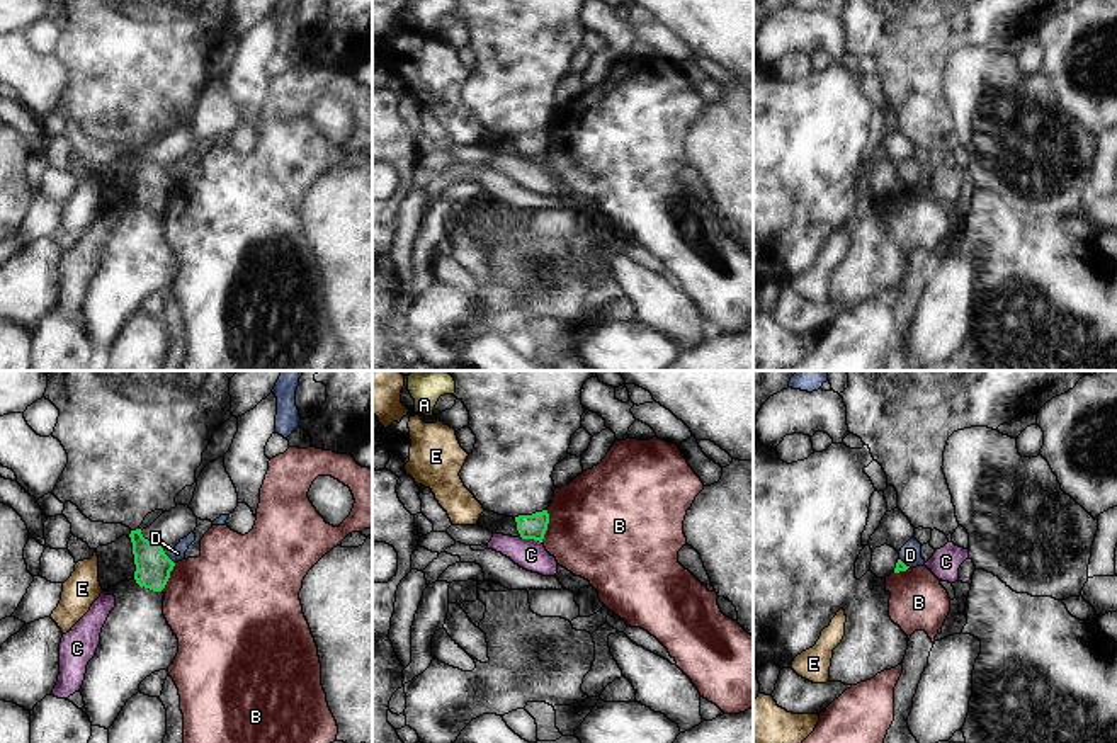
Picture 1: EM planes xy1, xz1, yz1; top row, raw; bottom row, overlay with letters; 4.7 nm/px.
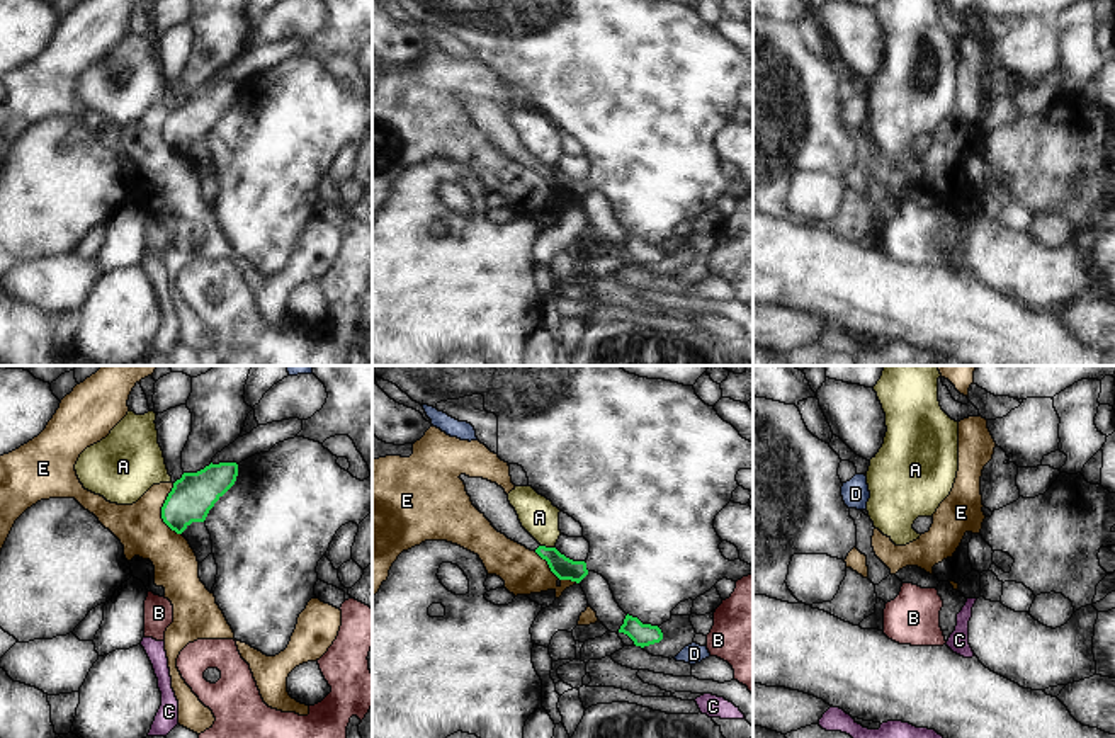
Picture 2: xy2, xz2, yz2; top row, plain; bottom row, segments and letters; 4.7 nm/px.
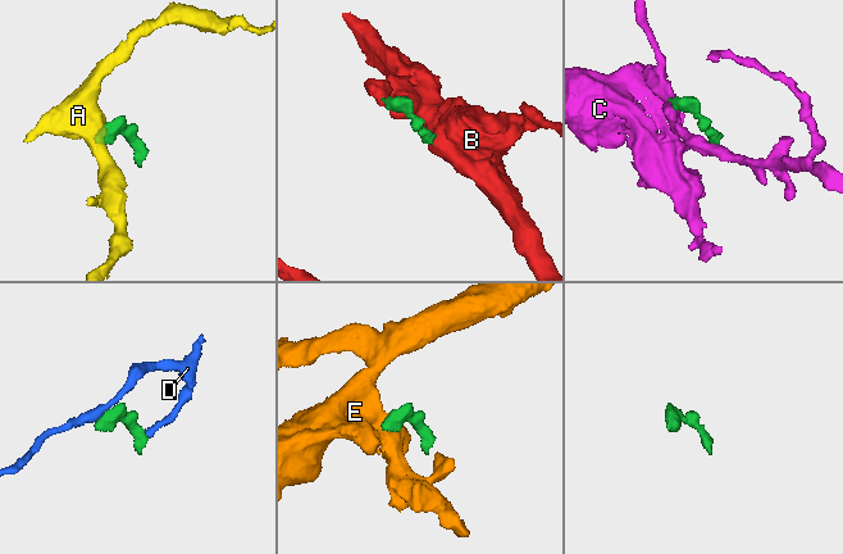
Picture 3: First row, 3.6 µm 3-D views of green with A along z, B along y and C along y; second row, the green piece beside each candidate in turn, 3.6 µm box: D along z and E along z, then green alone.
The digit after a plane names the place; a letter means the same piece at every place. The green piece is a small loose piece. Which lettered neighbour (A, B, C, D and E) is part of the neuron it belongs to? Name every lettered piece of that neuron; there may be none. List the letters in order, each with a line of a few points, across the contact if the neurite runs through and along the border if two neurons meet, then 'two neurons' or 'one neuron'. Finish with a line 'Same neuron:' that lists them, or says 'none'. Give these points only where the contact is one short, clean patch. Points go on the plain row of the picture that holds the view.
A: line xz2 (541, 164), (554, 167); two neurons
B: line xz1 (548, 130), (548, 148), (541, 160); two neurons
C: line xz1 (521, 155), (541, 162); two neurons
D: line xy1 (162, 169), (174, 182); two neurons
E: line xy2 (174, 102), (162, 126), (162, 138), (181, 153); two neurons
Same neuron: none

